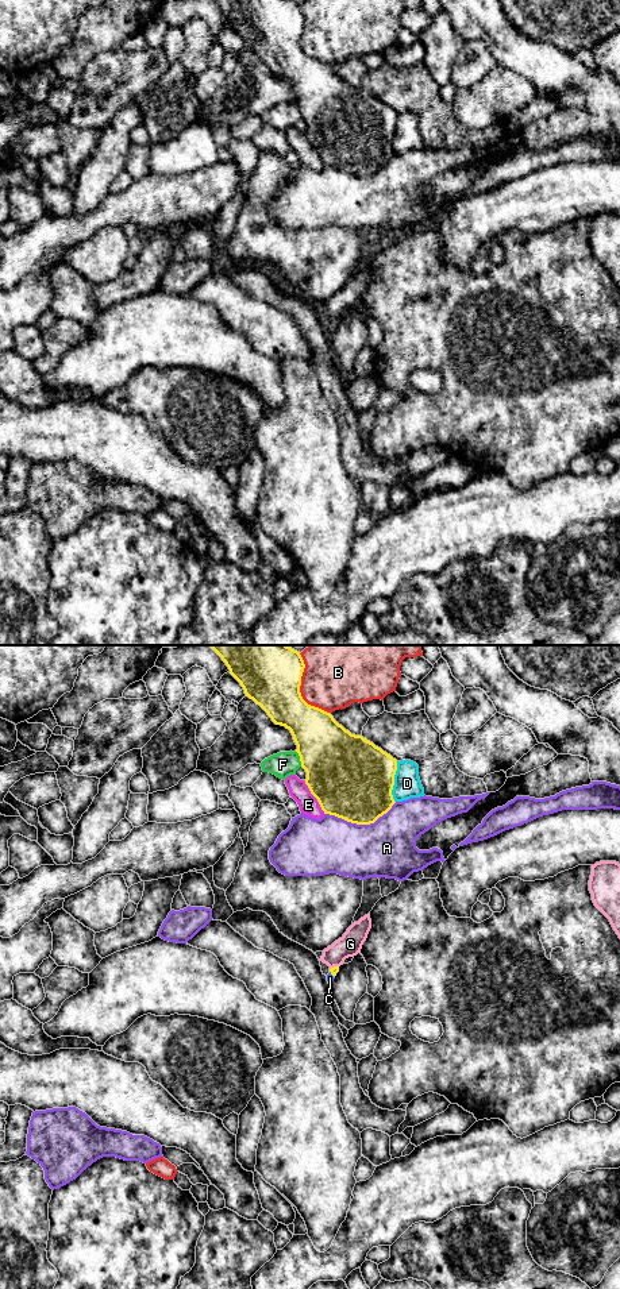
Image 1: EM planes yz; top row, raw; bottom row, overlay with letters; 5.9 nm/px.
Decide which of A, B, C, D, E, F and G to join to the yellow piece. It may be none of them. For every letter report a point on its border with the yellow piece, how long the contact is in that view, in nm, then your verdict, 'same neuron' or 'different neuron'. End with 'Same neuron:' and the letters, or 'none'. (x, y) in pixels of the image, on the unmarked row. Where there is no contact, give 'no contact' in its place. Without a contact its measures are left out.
A: contact yz (359, 176); length 440 nm; different neuron
B: contact yz (299, 41); length 400 nm; different neuron
C: contact yz (331, 325); length 50 nm; same neuron
D: contact yz (393, 134); length 240 nm; different neuron
E: contact yz (315, 149); length 220 nm; different neuron
F: contact yz (300, 111); length 100 nm; different neuron
G: contact yz (334, 319); length 60 nm; different neuron
Same neuron: C

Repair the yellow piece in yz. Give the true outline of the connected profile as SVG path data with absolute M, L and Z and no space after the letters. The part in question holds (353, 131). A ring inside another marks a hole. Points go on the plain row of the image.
M212 0L226 15L230 26L240 35L246 49L259 57L276 77L290 82L297 97L301 119L307 124L305 136L317 151L324 166L335 167L357 177L374 175L396 155L392 147L397 112L367 93L362 88L351 86L334 69L308 57L300 45L301 28L305 20L300 4L292 0Z

